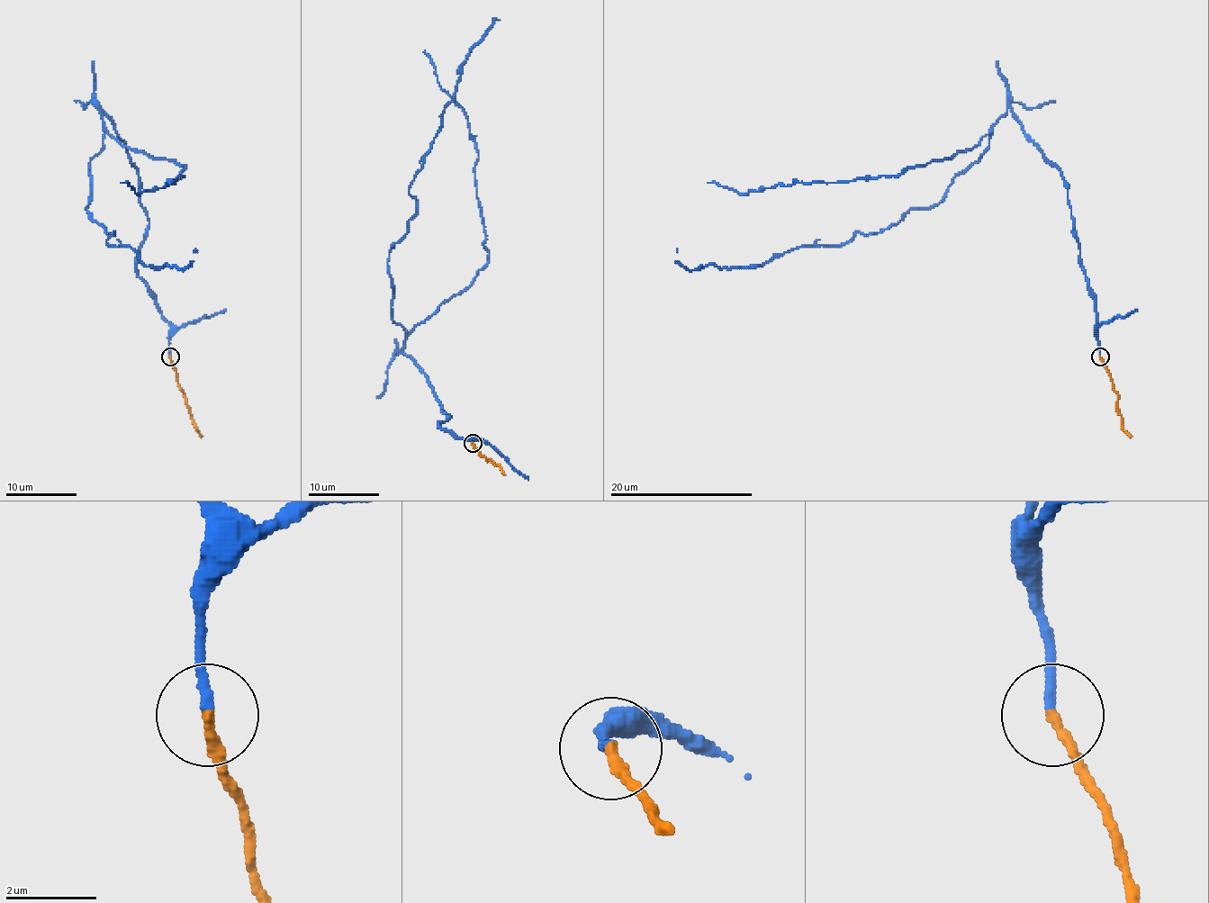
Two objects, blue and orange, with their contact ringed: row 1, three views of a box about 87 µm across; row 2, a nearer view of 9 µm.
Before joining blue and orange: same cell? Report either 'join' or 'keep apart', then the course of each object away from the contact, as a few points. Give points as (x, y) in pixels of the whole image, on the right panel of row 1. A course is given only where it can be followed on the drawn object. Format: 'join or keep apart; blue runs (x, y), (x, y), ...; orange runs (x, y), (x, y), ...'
join; blue runs (1099, 356), (1068, 183), (1008, 108), (946, 195), (889, 229), (757, 266), (686, 270), (677, 248); orange runs (1099, 357), (1110, 377), (1112, 389), (1117, 394), (1121, 427), (1132, 436)

